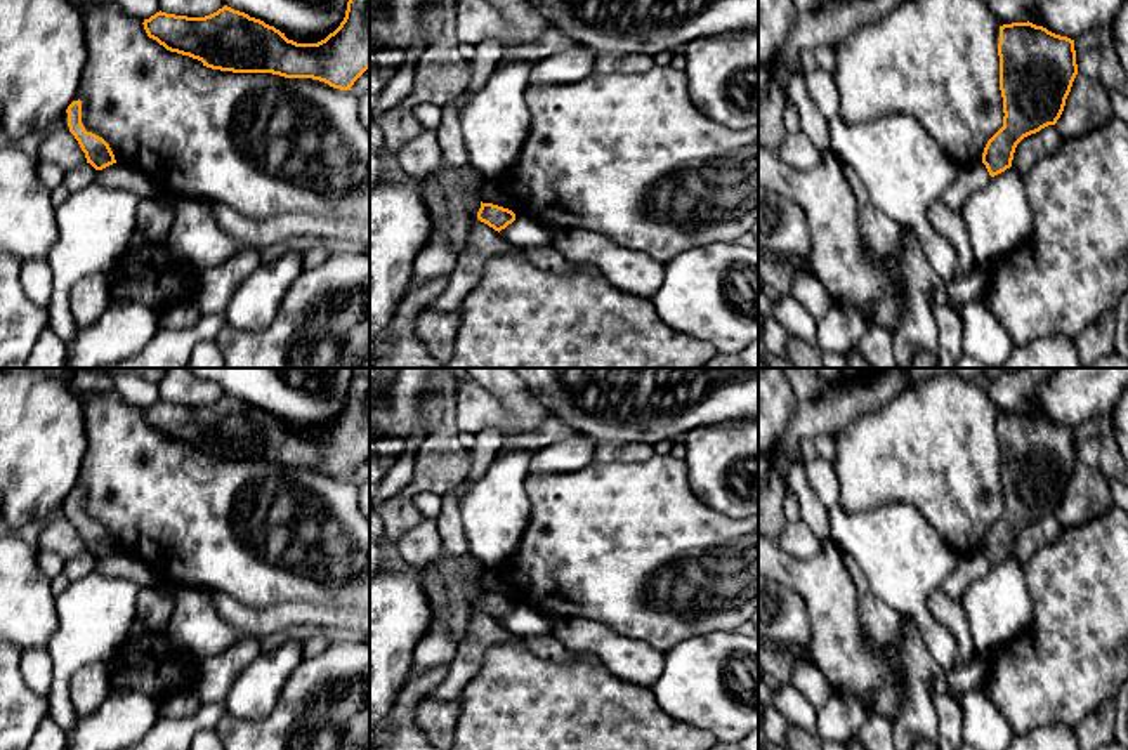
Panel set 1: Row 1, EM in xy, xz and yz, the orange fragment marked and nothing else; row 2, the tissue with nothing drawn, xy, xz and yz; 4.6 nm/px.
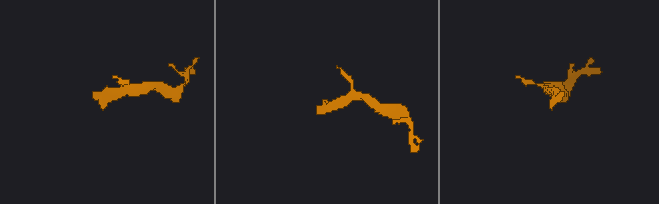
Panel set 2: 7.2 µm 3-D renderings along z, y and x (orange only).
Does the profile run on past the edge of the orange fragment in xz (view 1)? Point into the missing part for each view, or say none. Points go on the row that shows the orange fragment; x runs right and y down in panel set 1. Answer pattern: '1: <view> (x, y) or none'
1: none

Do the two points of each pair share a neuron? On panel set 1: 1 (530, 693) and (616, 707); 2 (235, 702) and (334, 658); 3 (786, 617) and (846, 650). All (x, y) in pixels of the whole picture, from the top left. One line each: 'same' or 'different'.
1: same
2: different
3: different

